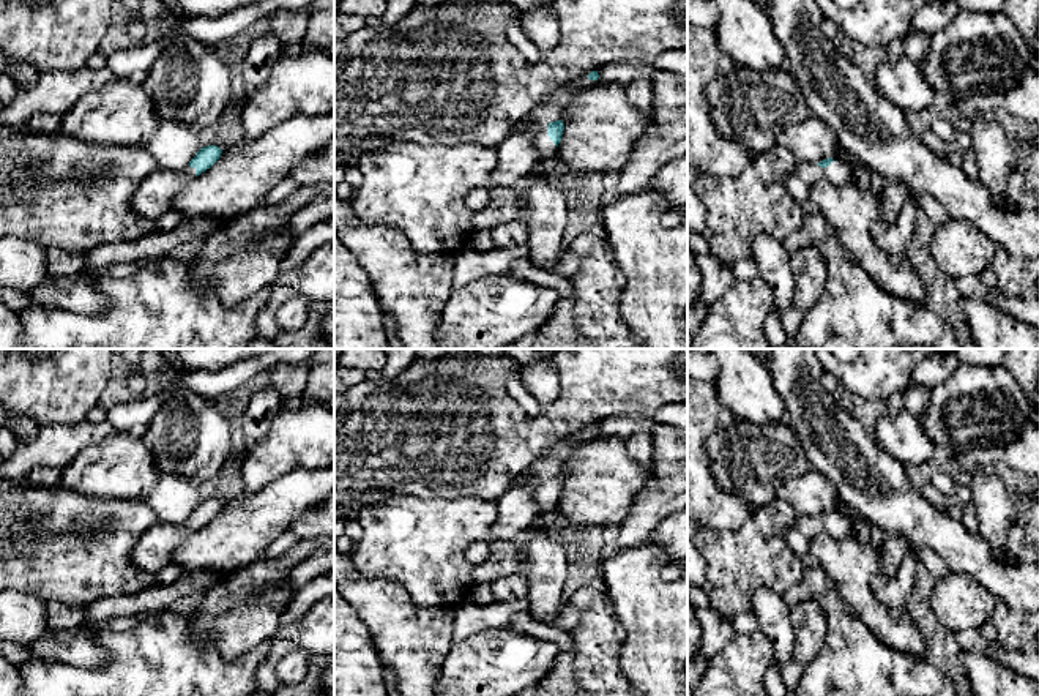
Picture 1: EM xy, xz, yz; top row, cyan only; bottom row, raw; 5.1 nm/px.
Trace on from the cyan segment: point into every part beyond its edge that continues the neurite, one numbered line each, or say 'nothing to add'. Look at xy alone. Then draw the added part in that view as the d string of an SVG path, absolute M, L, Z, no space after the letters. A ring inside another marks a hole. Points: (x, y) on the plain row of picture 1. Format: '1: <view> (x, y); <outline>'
1: xy (153, 551); M189 519L181 524L156 522L134 546L134 565L156 576L172 560L173 549L192 532L196 532L196 522Z

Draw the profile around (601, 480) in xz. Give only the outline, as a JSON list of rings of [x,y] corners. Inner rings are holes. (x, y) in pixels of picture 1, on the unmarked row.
[[[594,439],[575,450],[564,462],[560,472],[564,483],[555,510],[569,527],[575,529],[620,526],[629,515],[635,496],[646,488],[653,470],[654,461],[651,469],[645,469],[627,455],[627,439]]]

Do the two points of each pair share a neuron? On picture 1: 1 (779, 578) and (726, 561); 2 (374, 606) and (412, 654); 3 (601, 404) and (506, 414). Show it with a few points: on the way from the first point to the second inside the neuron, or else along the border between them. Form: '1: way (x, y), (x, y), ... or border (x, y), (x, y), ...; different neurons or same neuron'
1: way (767, 565), (762, 561), (738, 561); same neuron
2: way (385, 617), (410, 643); same neuron
3: way (577, 406), (552, 423), (530, 423); same neuron

